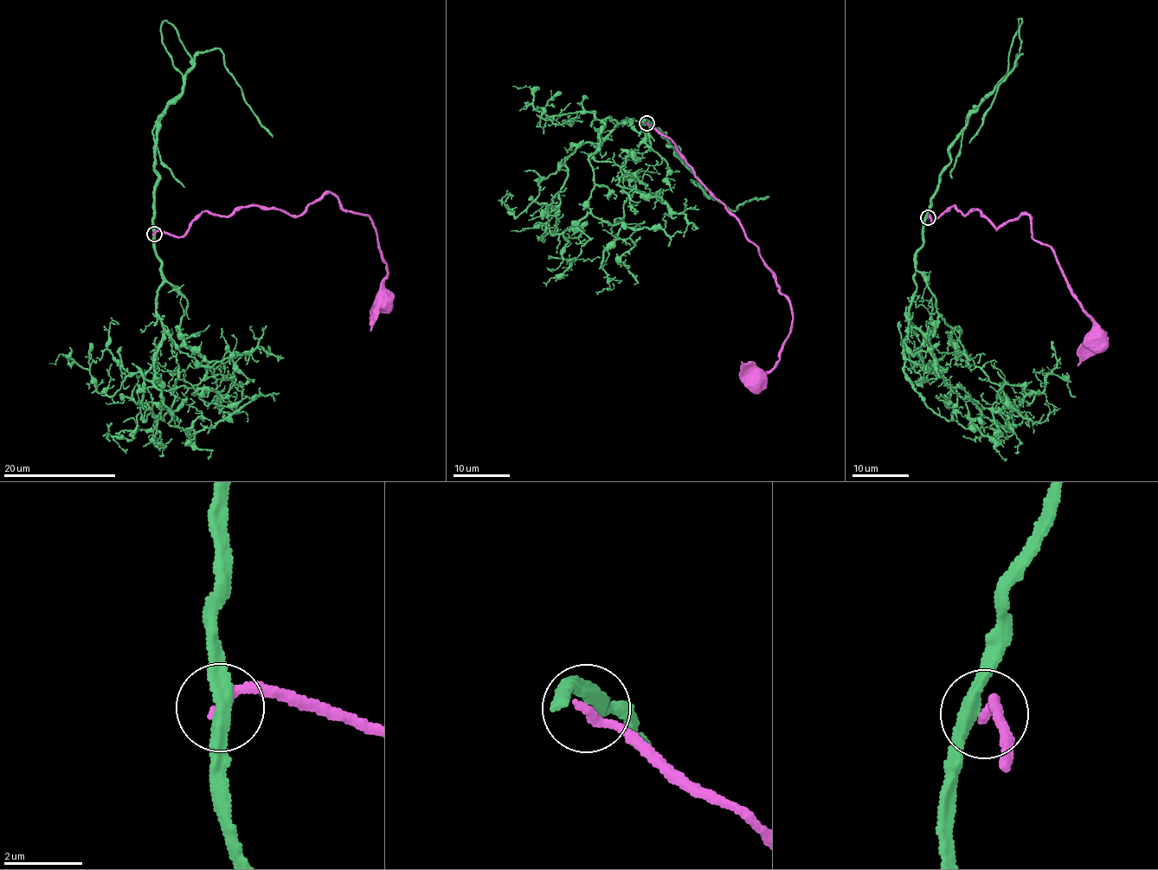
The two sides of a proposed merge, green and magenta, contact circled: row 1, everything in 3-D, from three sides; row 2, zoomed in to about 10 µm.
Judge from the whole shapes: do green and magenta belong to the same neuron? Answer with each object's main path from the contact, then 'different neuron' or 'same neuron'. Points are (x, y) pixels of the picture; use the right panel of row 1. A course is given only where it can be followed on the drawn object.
green via (927, 216), (910, 323), (930, 345), (933, 372), (1006, 415), (1049, 374), (1073, 396) | magenta via (929, 216), (932, 225), (954, 205), (977, 209), (996, 228), (1028, 215), (1097, 343) | different neuron

